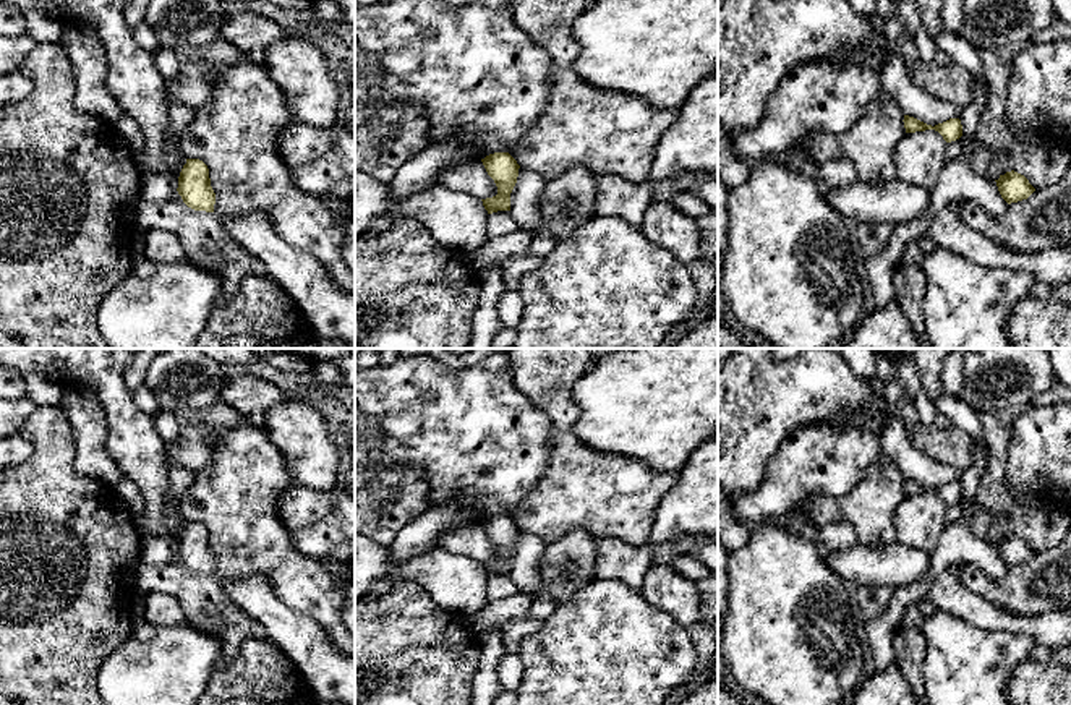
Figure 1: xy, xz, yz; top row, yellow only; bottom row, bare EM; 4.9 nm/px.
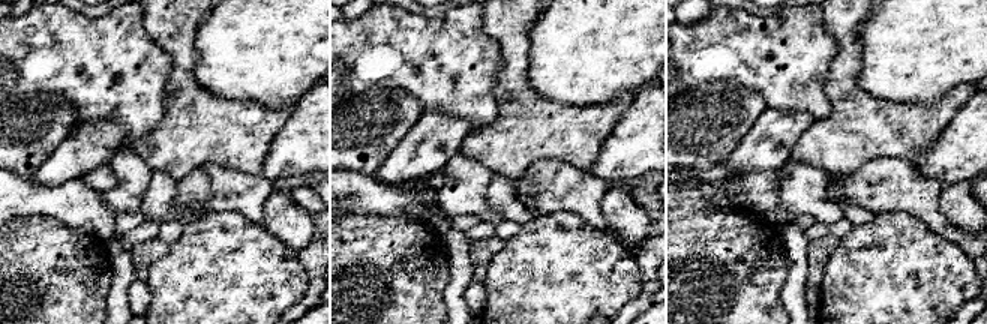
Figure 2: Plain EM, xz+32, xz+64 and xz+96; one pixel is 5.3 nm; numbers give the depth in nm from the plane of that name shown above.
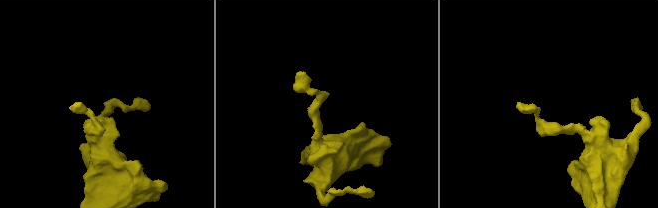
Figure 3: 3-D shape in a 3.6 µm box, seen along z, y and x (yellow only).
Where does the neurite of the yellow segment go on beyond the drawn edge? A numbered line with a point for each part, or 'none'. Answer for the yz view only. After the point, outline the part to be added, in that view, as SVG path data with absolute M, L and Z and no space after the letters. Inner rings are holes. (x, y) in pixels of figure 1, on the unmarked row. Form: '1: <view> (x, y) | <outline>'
none

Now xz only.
none

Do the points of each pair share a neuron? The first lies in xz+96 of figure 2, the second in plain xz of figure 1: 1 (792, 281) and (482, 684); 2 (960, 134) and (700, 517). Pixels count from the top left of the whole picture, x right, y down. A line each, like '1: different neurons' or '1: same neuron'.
1: same neuron
2: same neuron

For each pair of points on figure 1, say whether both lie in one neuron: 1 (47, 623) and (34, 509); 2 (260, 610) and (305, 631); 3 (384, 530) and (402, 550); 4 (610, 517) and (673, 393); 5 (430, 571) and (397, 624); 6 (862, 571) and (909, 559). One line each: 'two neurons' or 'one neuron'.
1: one neuron
2: one neuron
3: two neurons
4: two neurons
5: two neurons
6: one neuron

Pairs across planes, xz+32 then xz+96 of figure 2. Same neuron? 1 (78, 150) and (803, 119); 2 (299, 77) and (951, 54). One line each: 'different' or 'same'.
1: same
2: same

